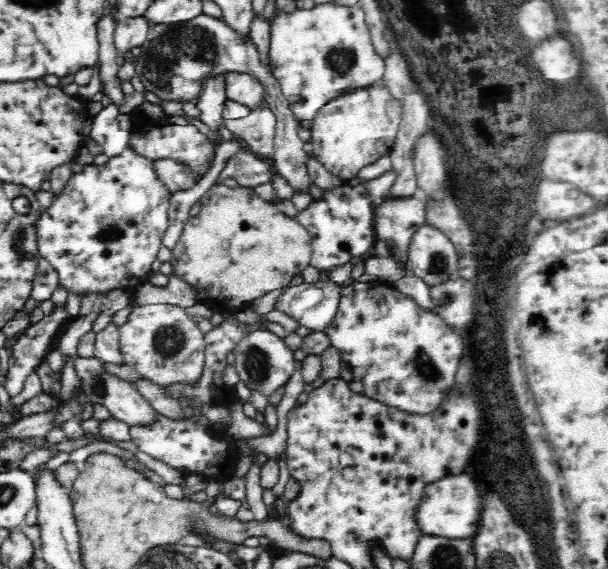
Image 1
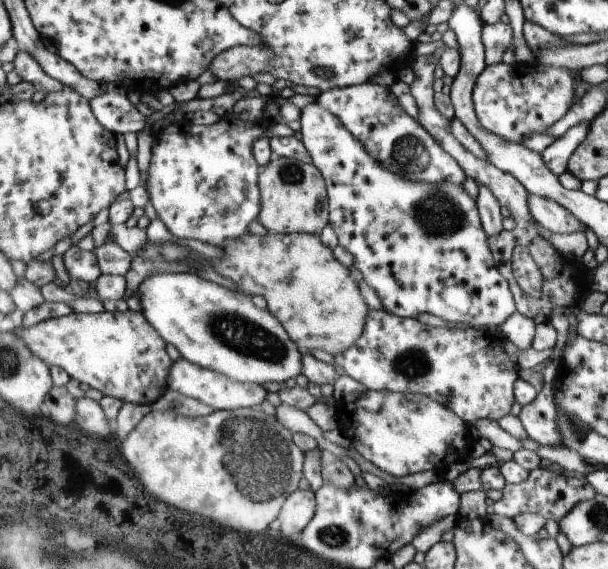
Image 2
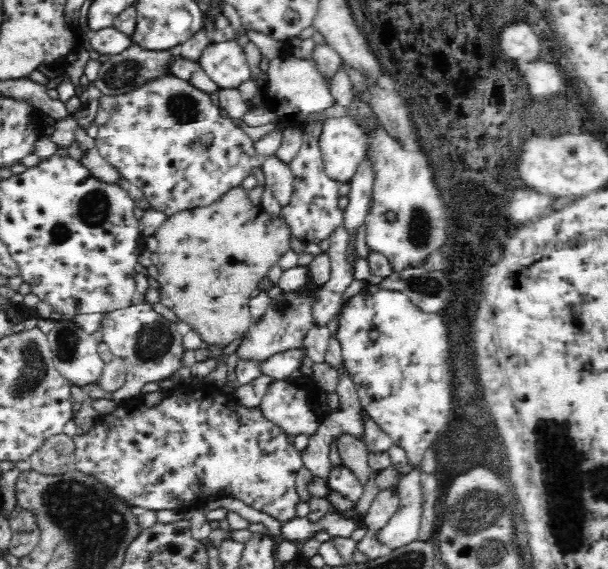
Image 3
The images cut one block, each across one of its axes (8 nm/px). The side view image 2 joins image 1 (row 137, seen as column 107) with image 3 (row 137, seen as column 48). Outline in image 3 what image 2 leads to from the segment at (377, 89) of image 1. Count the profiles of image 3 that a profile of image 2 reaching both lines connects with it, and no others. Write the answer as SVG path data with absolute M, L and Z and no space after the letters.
M344 114L326 120L323 127L319 145L325 173L336 183L350 182L366 157L363 132Z

